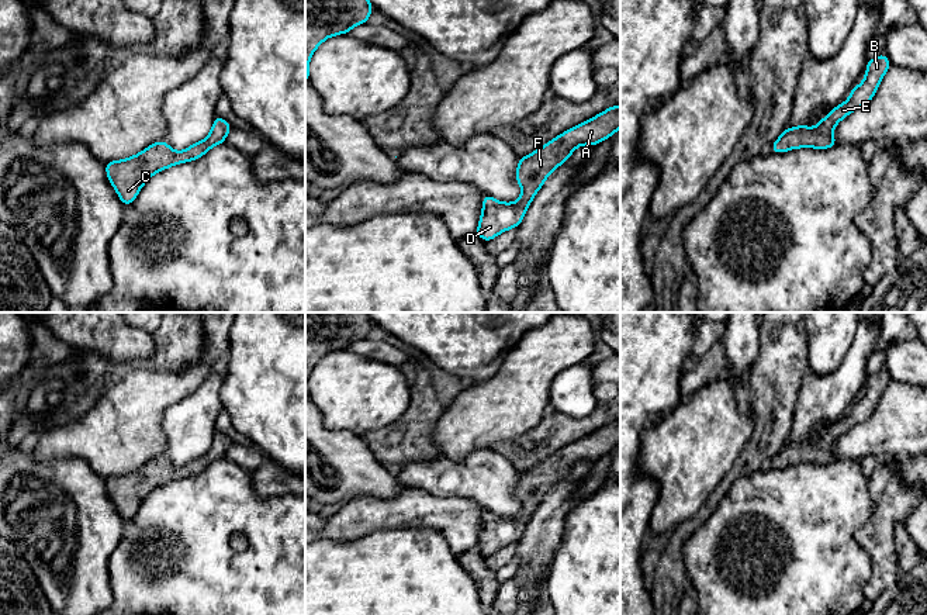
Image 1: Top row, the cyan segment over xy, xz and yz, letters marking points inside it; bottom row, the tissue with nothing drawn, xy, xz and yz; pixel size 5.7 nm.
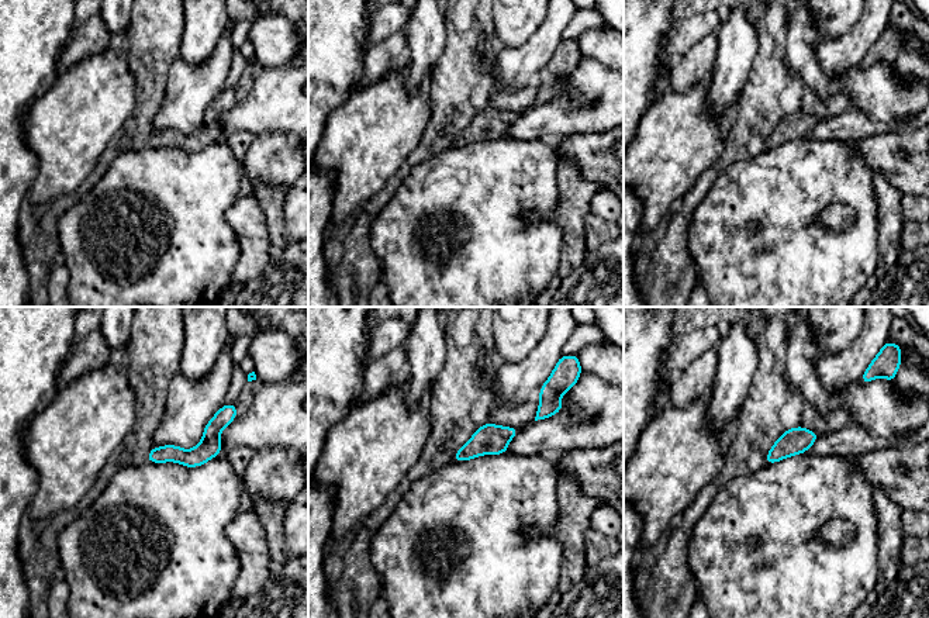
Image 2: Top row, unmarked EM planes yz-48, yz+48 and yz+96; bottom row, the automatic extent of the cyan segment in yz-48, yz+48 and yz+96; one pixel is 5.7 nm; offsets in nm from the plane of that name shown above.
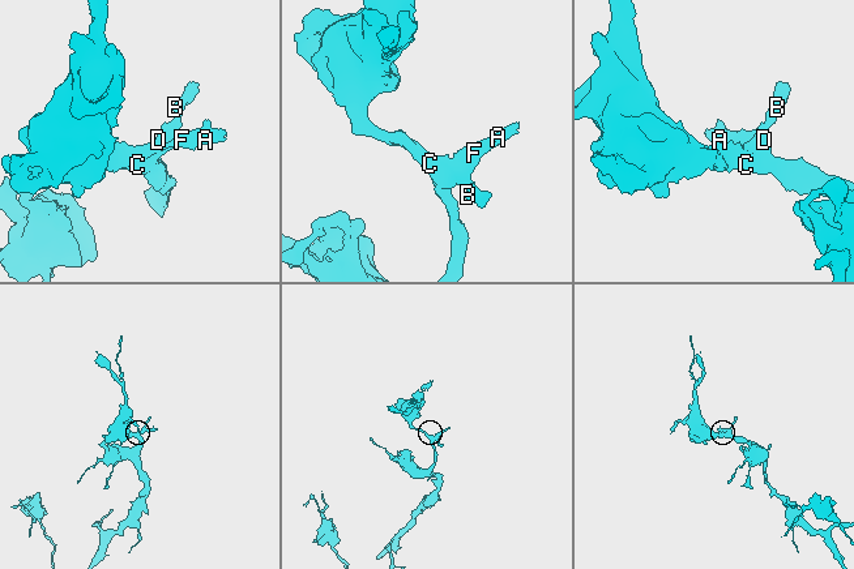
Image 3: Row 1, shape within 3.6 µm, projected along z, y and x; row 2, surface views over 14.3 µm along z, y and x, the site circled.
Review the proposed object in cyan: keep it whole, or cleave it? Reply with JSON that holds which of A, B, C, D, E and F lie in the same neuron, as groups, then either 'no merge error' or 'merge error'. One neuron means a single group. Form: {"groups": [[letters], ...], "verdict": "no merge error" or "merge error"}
{"groups": [["A", "B", "C", "D", "E", "F"]], "verdict": "no merge error"}

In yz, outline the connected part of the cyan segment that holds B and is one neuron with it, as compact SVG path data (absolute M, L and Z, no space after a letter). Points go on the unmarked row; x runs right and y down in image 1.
M882 367L875 374L867 374L867 388L864 397L851 404L850 414L834 422L827 432L817 438L816 443L798 440L785 443L769 466L784 469L798 463L829 464L838 457L833 452L834 442L857 424L867 421L876 408L876 404L890 383L889 374Z

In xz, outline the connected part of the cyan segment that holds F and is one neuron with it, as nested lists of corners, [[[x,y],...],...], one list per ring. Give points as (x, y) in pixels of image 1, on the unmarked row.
[[[620,419],[567,445],[530,470],[520,471],[515,494],[522,502],[522,511],[515,518],[502,518],[484,508],[475,549],[488,557],[504,546],[518,543],[547,491],[563,480],[577,462],[595,462],[619,443]]]

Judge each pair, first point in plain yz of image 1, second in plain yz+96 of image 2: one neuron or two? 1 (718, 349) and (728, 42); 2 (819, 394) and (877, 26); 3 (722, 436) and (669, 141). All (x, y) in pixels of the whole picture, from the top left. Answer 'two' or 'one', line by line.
1: two
2: one
3: one

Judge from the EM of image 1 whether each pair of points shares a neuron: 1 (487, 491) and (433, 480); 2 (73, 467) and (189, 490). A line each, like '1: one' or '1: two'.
1: one
2: two

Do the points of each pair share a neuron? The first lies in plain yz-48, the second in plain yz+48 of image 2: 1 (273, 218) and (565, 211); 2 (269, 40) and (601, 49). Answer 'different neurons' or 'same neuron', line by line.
1: different neurons
2: same neuron

